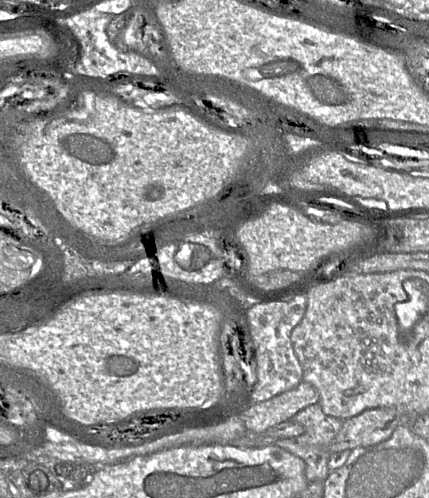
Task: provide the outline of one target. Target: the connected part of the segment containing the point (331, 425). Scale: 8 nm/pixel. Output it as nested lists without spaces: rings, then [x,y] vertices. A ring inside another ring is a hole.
[[[319,403],[300,410],[292,420],[304,427],[304,433],[295,438],[276,440],[274,445],[301,458],[310,479],[325,482],[331,471],[329,445],[344,420],[326,415]]]

